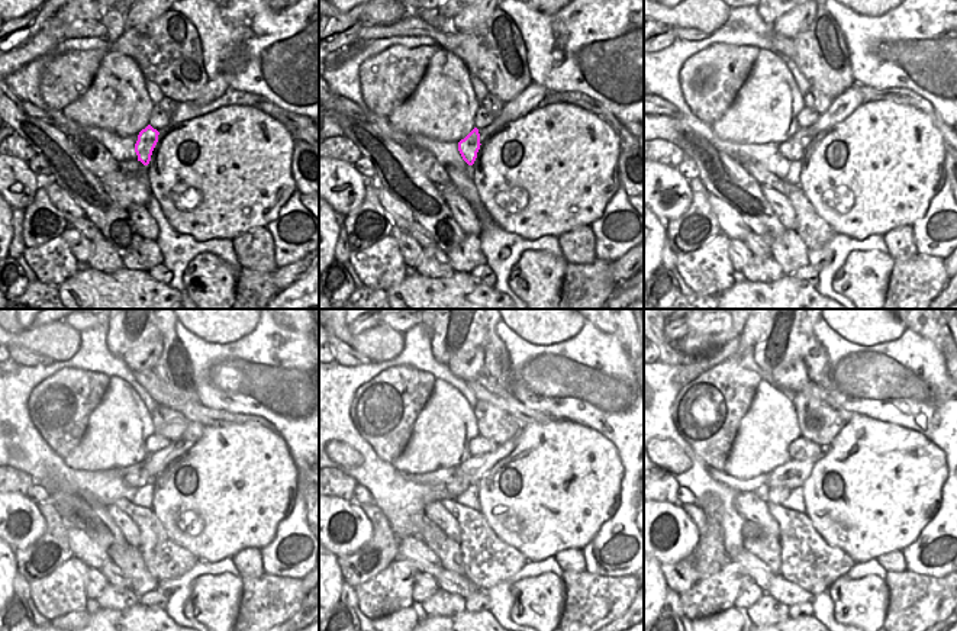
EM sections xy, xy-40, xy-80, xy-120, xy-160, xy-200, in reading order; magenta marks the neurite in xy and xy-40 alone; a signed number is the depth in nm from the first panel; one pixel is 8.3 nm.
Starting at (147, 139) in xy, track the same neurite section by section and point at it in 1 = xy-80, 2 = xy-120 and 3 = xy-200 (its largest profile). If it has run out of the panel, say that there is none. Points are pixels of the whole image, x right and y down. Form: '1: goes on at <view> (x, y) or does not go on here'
1: goes on at xy-80 (792, 150)
2: goes on at xy-120 (138, 476)
3: goes on at xy-200 (777, 495)

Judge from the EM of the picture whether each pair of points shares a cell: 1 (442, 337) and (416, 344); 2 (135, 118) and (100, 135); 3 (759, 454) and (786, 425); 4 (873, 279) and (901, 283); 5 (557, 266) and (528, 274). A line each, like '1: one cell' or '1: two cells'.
1: two cells
2: two cells
3: one cell
4: two cells
5: one cell

